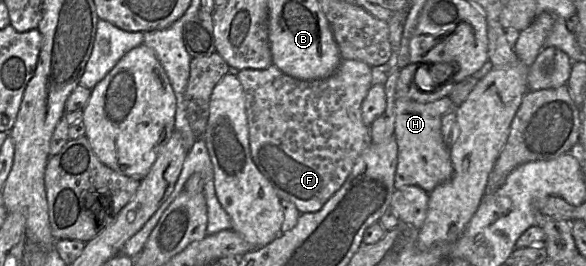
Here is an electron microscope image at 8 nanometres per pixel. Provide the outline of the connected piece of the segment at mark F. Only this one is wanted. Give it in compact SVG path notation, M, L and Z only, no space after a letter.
M342 59L336 71L327 78L299 80L281 72L271 65L266 69L244 69L237 74L244 91L244 102L248 122L249 146L253 162L258 170L270 181L280 200L292 202L300 214L316 212L343 185L361 153L371 144L370 129L362 121L362 103L372 86L371 67L356 60Z

